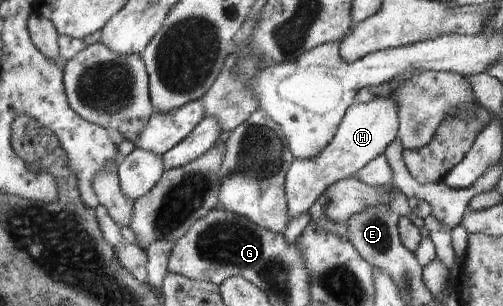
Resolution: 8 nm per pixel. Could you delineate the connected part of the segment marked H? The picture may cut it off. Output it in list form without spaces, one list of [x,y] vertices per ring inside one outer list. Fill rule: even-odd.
[[[379,97],[368,103],[356,102],[348,108],[336,135],[317,156],[310,159],[294,158],[285,177],[287,216],[290,221],[308,213],[312,205],[333,184],[352,177],[374,161],[397,138],[399,117],[395,99]]]

